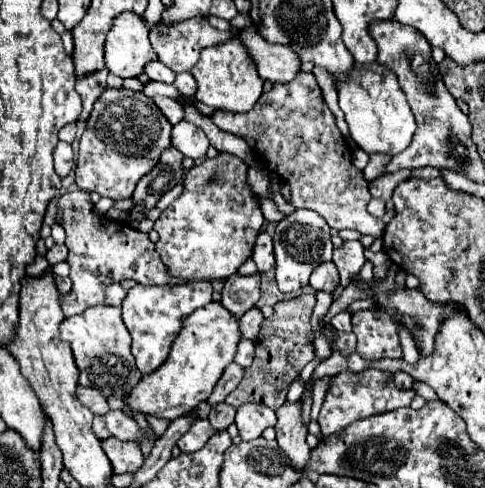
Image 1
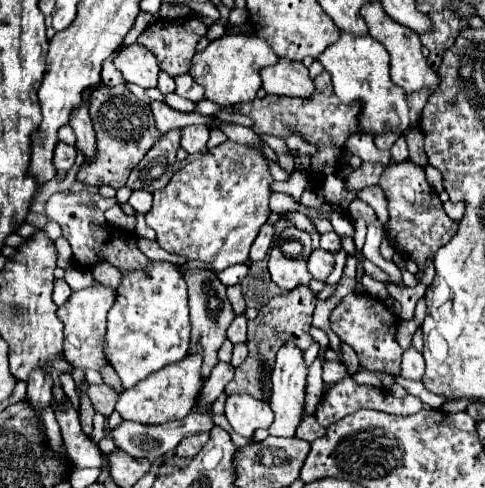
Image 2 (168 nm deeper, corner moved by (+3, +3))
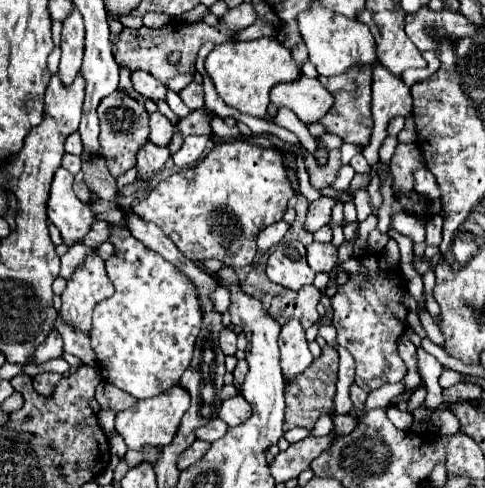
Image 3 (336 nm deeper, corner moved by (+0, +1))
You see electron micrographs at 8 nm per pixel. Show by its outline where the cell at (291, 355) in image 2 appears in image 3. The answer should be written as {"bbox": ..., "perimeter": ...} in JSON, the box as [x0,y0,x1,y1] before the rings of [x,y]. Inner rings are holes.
{"bbox":[278,320,312,380],"perimeter":[[[298,320],[286,322],[282,326],[278,346],[282,354],[280,366],[282,366],[282,374],[286,380],[298,376],[312,364],[312,354],[308,350],[308,342],[304,336],[304,326]]]}

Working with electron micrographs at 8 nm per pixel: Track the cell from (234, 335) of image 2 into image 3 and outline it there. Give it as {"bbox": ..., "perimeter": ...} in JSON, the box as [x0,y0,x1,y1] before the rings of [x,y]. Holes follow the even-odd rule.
{"bbox":[218,328,236,356],"perimeter":[[[230,328],[222,330],[222,334],[218,334],[218,342],[220,342],[220,348],[226,356],[236,352],[236,334]]]}

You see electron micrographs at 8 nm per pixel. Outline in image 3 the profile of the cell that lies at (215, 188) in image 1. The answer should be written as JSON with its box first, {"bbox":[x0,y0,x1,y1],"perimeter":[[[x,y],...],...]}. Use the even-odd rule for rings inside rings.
{"bbox":[134,138,294,268],"perimeter":[[[226,138],[216,142],[194,168],[162,180],[134,206],[134,212],[154,222],[186,258],[218,258],[226,266],[240,268],[252,264],[258,232],[282,220],[292,196],[294,190],[284,158],[276,148]]]}

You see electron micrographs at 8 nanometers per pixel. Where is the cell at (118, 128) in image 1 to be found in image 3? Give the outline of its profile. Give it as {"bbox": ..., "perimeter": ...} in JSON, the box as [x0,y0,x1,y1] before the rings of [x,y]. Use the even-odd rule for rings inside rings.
{"bbox":[98,90,148,178],"perimeter":[[[116,90],[114,94],[102,98],[98,106],[98,118],[100,118],[100,148],[102,156],[108,164],[108,170],[114,178],[124,174],[128,168],[136,164],[136,152],[148,142],[148,112],[142,102],[132,100],[124,92]]]}

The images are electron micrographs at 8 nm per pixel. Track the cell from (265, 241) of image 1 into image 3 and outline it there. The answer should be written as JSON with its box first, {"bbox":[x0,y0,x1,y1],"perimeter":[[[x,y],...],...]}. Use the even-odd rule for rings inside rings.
{"bbox":[258,220,290,250],"perimeter":[[[284,220],[276,222],[274,226],[264,228],[264,230],[258,234],[258,248],[270,250],[274,244],[278,244],[278,242],[284,238],[284,234],[288,232],[288,228],[290,228],[290,224],[286,224]]]}

